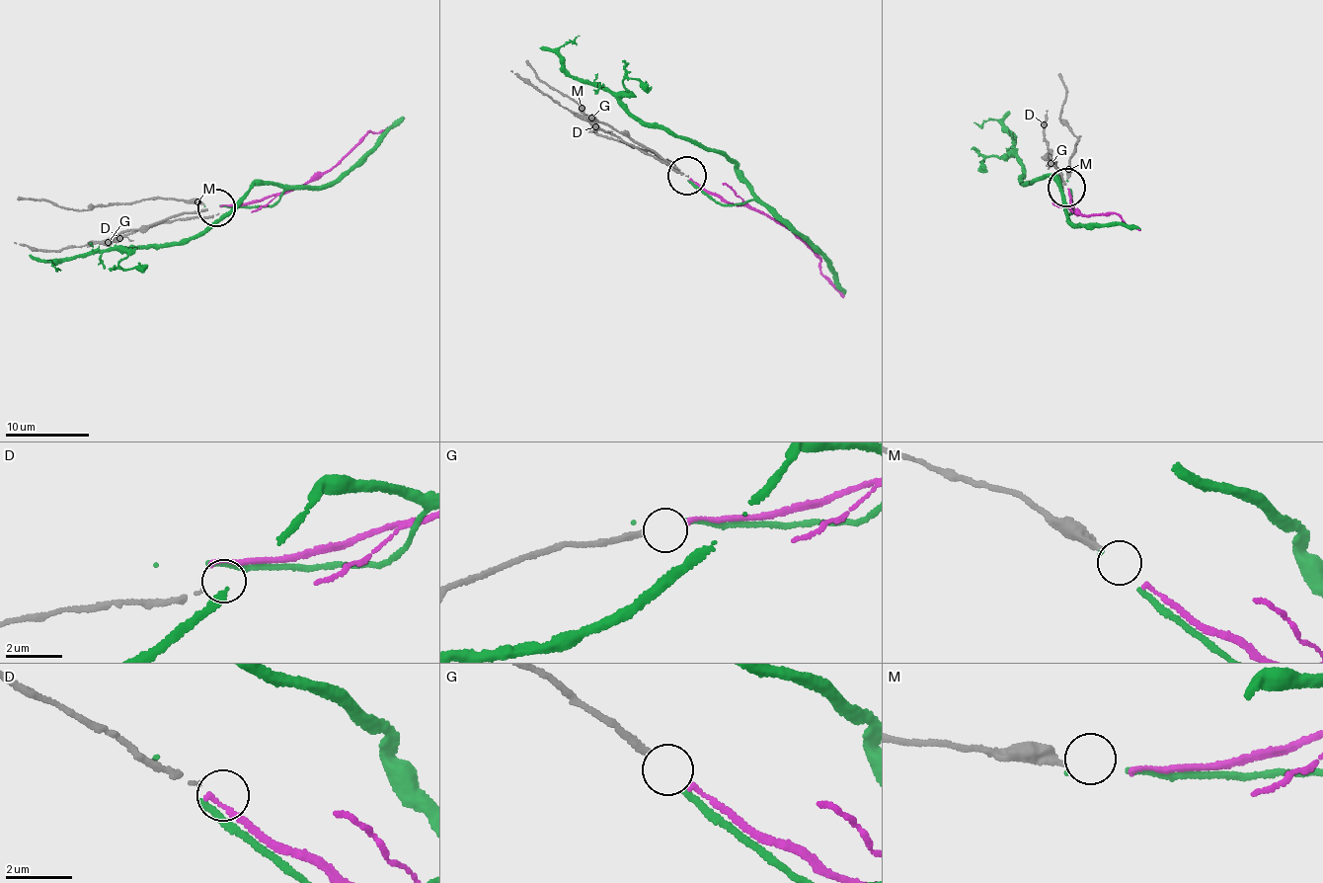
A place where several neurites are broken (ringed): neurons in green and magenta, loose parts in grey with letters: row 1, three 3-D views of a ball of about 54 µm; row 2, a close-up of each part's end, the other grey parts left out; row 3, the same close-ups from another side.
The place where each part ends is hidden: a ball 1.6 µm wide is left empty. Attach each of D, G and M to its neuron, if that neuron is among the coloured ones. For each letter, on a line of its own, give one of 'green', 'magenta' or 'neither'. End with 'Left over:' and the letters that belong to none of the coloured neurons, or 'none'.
D: neither
G: magenta
M: neither
Left over: D, M

